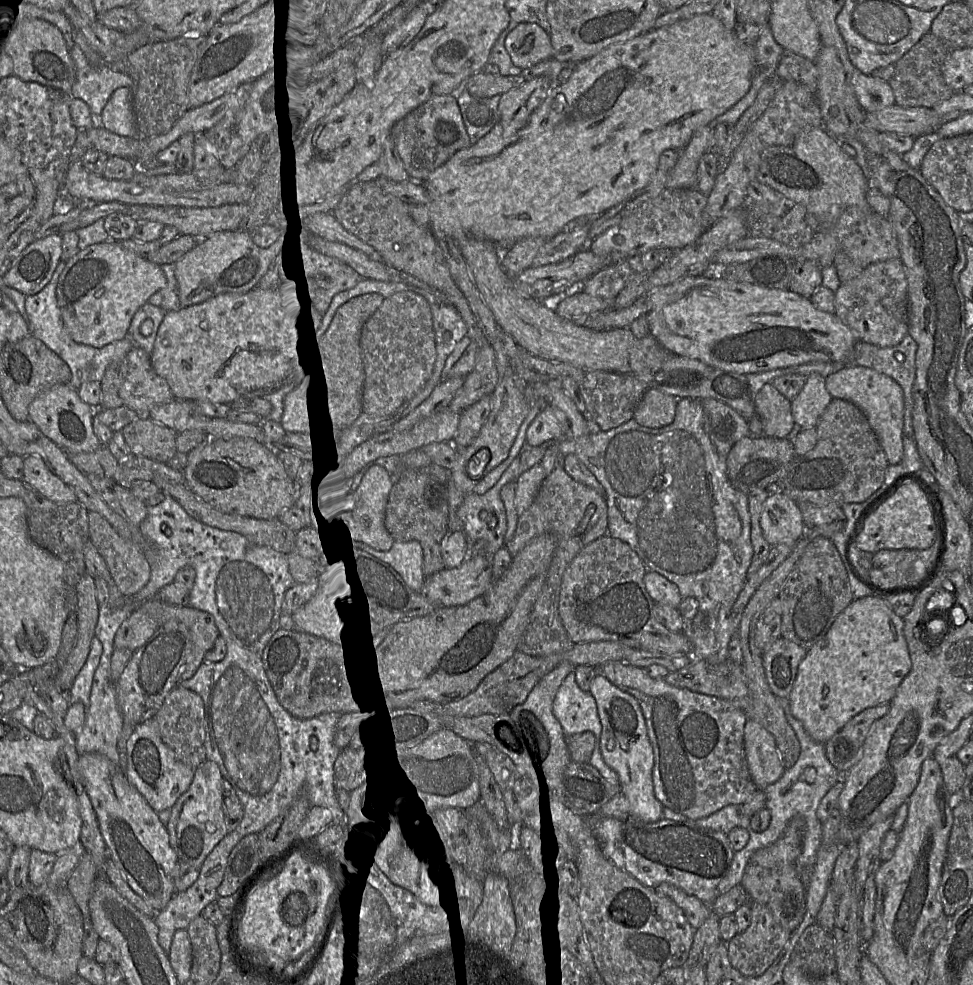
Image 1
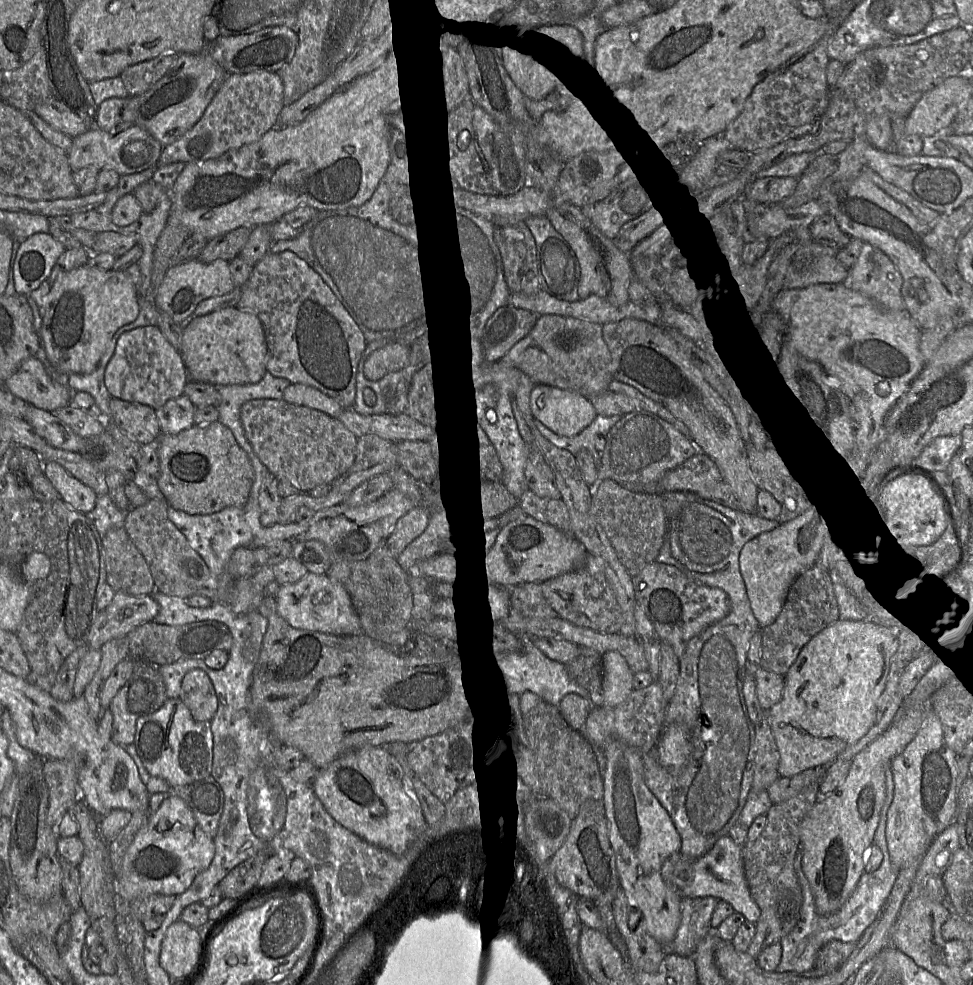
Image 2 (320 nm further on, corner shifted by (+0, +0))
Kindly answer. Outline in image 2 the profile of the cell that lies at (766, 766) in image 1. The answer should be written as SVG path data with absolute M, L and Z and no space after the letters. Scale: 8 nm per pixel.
M838 619L817 635L815 635L800 651L796 661L784 676L784 688L781 700L773 705L766 713L768 721L778 747L780 761L778 766L779 777L792 777L807 769L823 768L832 763L837 756L848 746L854 744L866 735L874 725L877 713L877 701L885 690L892 659L900 643L900 628L892 622L852 621Z

